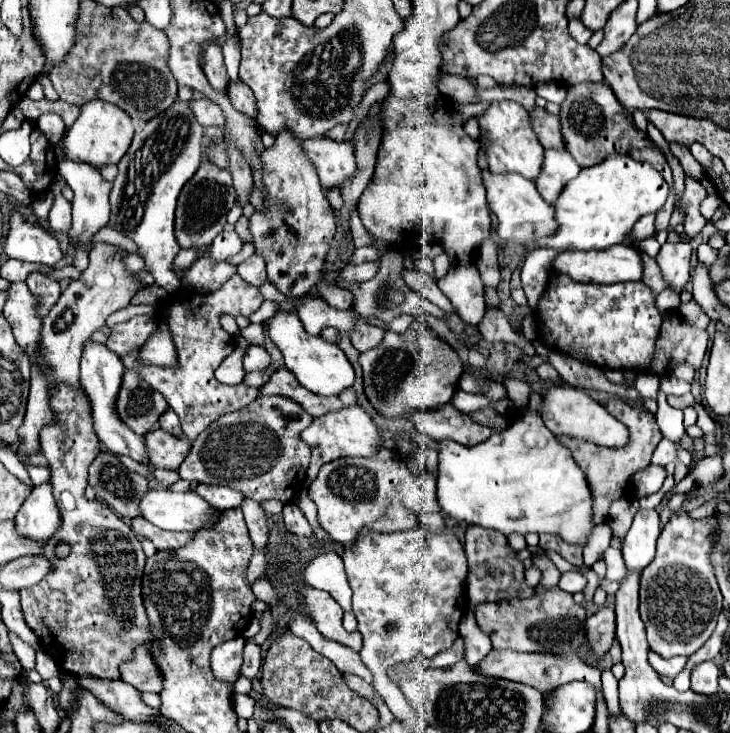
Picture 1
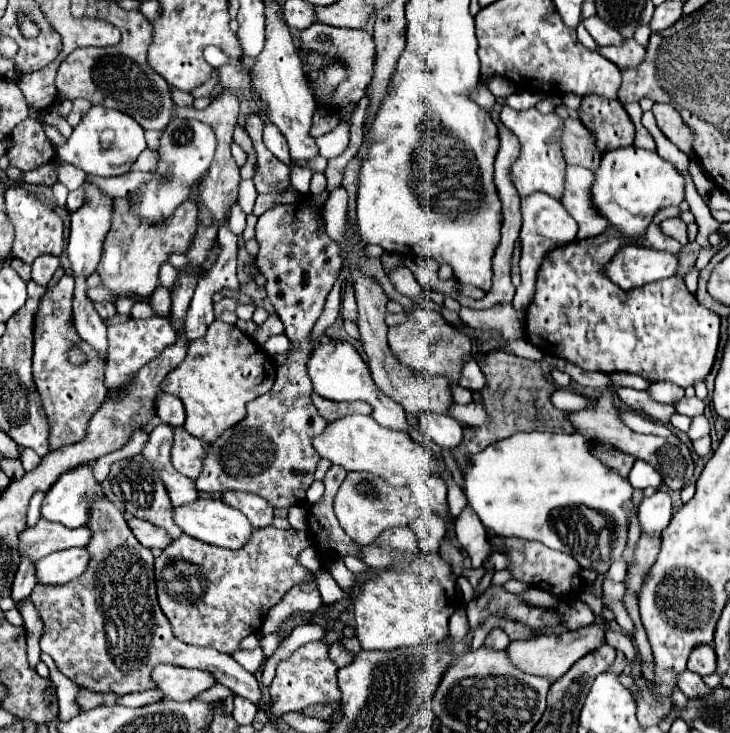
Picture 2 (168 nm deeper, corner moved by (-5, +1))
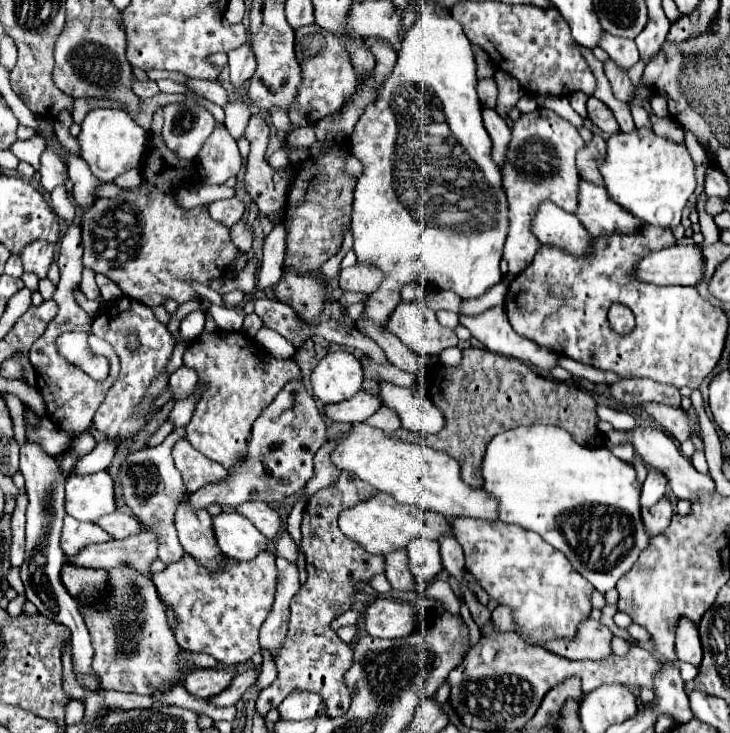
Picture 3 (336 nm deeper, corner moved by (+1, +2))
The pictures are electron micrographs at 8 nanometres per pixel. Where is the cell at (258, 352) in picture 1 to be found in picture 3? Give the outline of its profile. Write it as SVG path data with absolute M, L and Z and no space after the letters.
M264 326L256 334L256 342L274 358L292 358L296 350L292 344L286 342L286 338L282 338L278 332L264 328Z

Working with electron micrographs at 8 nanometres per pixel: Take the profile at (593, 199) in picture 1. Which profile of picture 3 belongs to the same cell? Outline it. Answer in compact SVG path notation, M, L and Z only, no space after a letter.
M650 128L612 134L608 138L608 156L600 166L600 172L614 202L624 206L636 218L662 228L674 228L680 224L682 208L698 186L694 160L686 144L658 136Z

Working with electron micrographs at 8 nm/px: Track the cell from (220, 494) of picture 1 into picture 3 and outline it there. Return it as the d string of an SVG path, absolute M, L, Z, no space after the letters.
M244 502L236 510L242 516L246 516L270 540L276 538L282 530L282 518L278 516L278 512L272 506L268 506L264 502Z

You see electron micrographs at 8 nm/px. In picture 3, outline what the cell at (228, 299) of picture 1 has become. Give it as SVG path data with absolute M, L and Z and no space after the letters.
M216 330L212 334L202 334L184 352L184 364L194 366L200 380L208 386L186 426L186 438L198 452L228 470L246 462L250 430L260 412L276 398L286 382L302 380L302 372L292 358L278 360L266 354L254 340L244 338L242 332Z

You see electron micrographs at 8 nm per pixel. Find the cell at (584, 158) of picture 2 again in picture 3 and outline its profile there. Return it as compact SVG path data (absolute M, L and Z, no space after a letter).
M594 136L582 150L580 154L576 156L576 164L578 164L578 170L582 174L584 180L596 184L596 186L604 186L604 178L600 174L600 164L604 162L606 158L606 140L602 140L600 136Z

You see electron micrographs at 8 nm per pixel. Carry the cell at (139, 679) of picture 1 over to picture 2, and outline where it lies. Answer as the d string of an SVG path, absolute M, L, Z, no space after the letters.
M158 663L152 669L150 677L162 691L162 695L172 701L190 701L192 697L214 685L212 675L208 675L208 671L186 669L168 663Z

